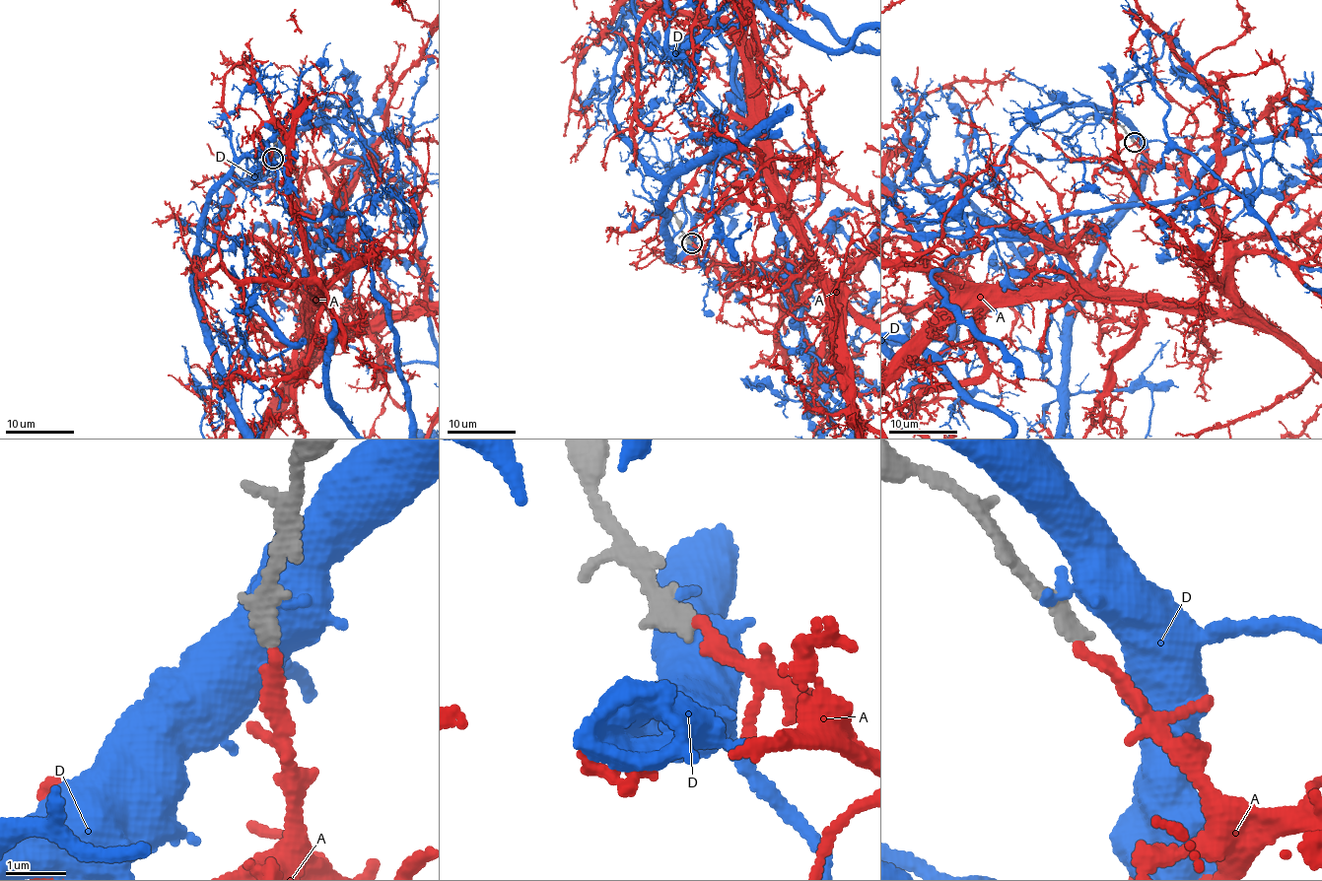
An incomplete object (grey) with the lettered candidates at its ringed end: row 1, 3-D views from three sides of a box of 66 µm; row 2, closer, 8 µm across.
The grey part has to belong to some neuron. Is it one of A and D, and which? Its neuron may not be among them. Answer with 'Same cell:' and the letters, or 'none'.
Same cell: A

